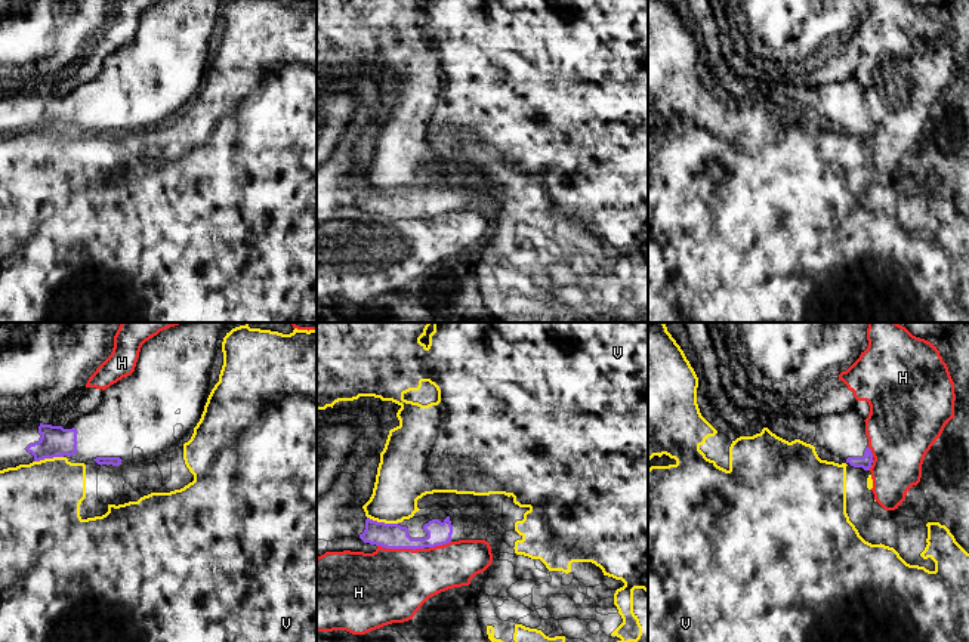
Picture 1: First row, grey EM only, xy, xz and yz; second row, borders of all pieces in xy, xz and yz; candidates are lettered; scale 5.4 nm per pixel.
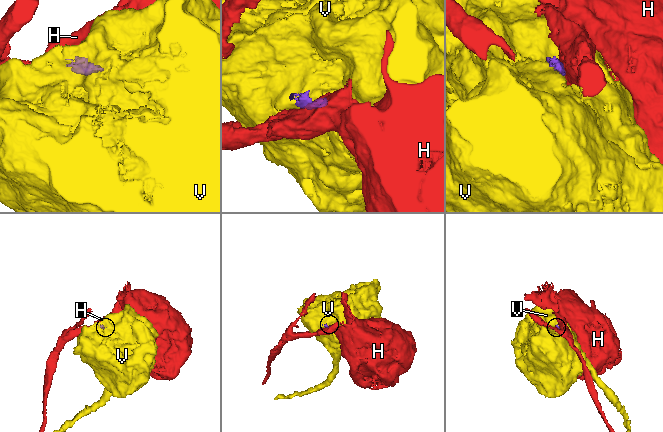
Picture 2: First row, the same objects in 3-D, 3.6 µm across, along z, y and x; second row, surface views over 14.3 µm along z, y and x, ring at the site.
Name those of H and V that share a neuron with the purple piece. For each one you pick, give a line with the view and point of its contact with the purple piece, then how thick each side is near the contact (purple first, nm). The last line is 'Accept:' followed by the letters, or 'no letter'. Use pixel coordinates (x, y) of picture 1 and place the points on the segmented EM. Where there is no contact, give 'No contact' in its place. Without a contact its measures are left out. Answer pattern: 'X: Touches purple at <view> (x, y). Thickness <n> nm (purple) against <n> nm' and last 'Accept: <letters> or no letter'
Accept: no letter

